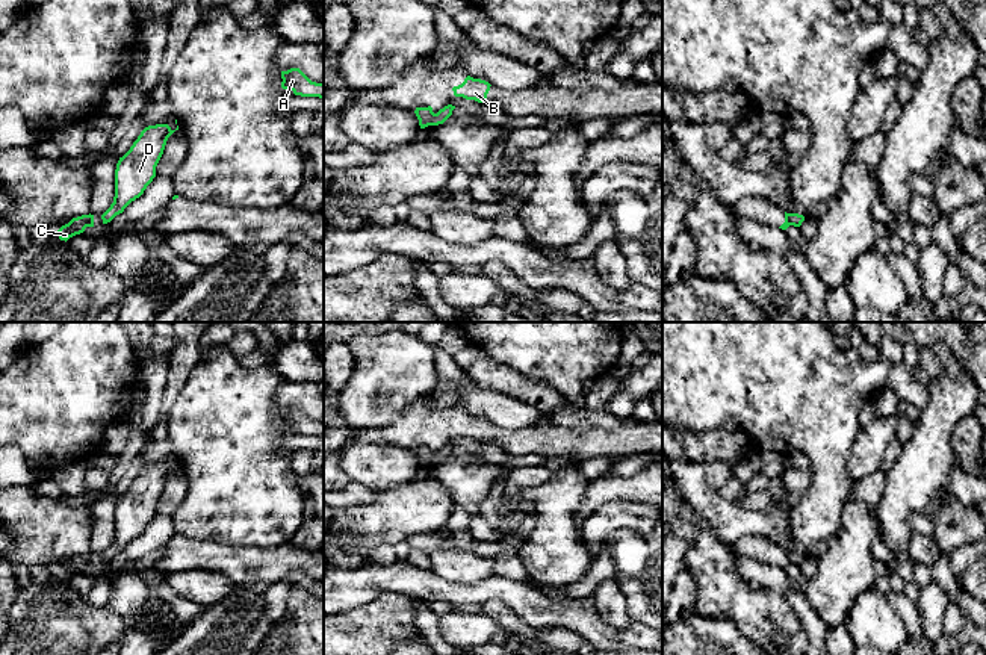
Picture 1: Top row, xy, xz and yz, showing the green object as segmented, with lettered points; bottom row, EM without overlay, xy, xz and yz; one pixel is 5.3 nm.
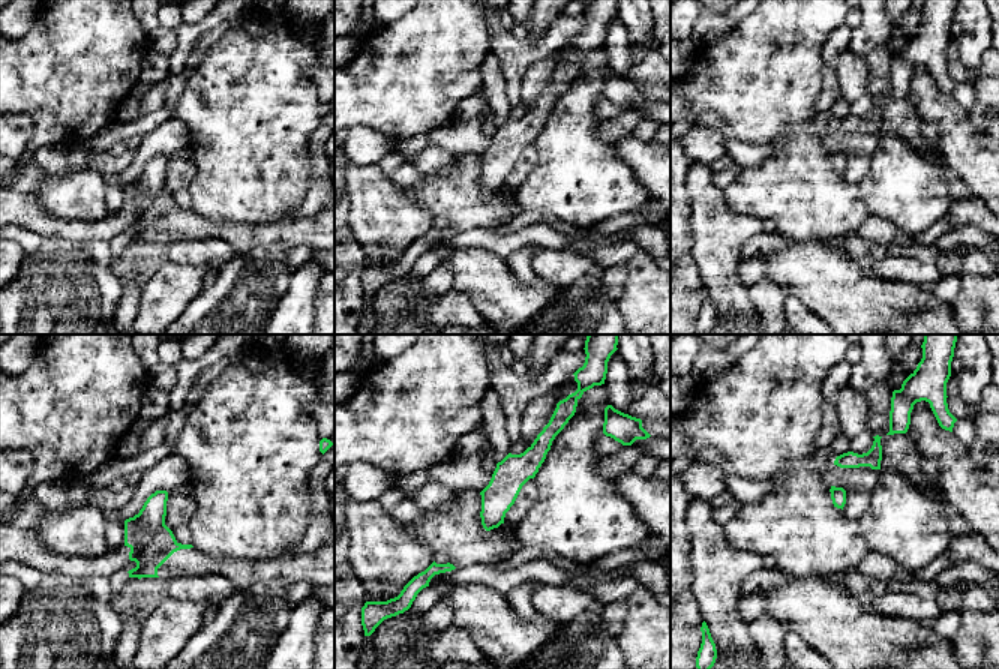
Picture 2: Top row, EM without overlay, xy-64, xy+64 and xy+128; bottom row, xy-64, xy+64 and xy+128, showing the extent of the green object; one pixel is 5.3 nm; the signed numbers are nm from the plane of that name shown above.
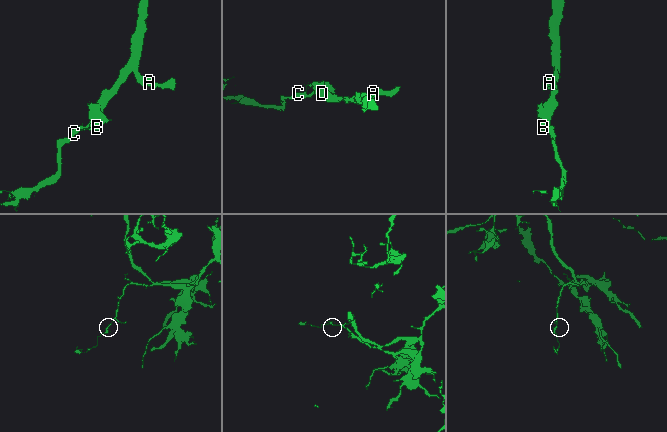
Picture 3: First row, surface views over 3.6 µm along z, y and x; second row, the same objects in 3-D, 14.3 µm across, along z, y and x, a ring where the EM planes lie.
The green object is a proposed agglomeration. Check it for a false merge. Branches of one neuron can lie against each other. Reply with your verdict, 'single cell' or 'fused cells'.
fused cells

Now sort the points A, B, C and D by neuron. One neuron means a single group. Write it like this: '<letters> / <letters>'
A C D / B

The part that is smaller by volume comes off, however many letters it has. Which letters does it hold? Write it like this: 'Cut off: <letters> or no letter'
Cut off: B

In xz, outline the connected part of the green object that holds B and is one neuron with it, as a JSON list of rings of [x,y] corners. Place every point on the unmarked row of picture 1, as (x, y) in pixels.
[[[467,414],[464,421],[458,425],[454,425],[452,430],[455,436],[463,436],[466,439],[475,439],[478,442],[485,442],[490,425],[491,424],[485,419],[473,418]]]

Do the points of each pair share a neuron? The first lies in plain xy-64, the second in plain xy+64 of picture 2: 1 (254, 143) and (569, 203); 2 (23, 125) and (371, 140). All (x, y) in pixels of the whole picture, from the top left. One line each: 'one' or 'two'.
1: one
2: one

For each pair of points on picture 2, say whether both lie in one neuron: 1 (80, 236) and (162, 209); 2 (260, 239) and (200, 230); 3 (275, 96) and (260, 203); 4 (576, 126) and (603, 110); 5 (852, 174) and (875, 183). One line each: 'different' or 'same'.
1: same
2: same
3: same
4: different
5: different

